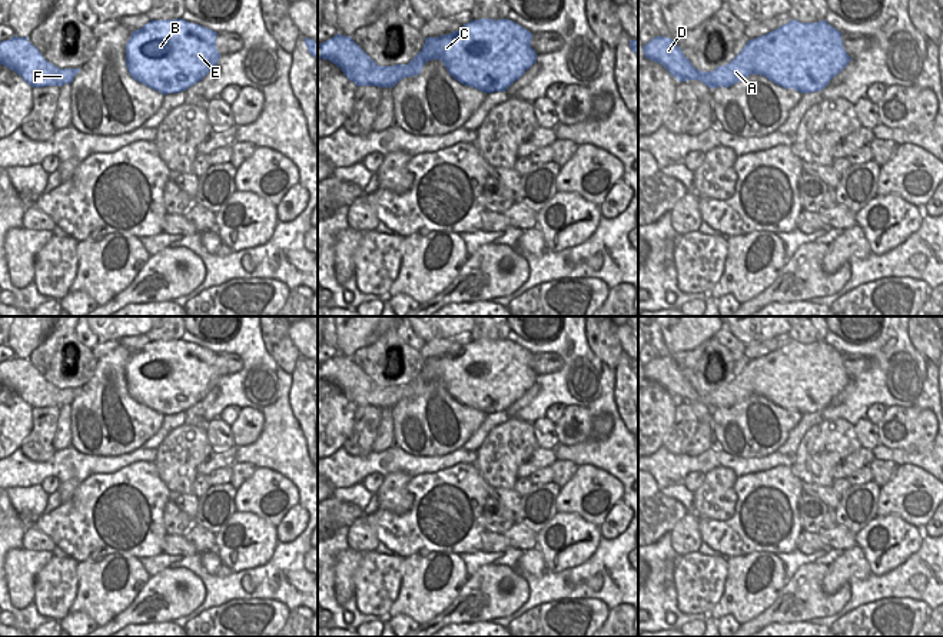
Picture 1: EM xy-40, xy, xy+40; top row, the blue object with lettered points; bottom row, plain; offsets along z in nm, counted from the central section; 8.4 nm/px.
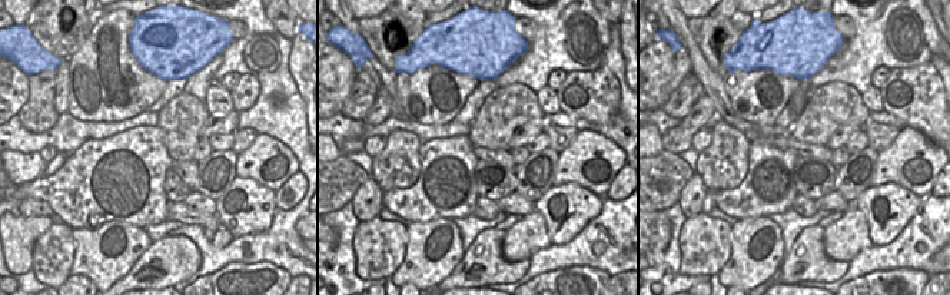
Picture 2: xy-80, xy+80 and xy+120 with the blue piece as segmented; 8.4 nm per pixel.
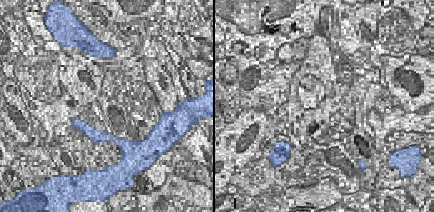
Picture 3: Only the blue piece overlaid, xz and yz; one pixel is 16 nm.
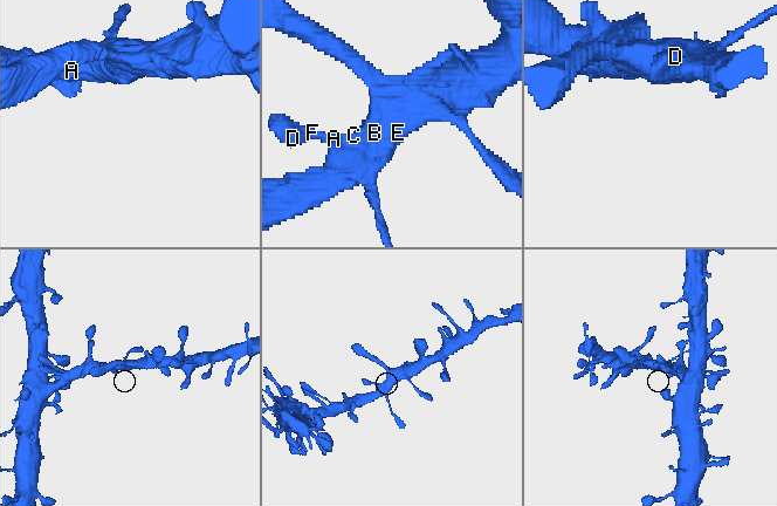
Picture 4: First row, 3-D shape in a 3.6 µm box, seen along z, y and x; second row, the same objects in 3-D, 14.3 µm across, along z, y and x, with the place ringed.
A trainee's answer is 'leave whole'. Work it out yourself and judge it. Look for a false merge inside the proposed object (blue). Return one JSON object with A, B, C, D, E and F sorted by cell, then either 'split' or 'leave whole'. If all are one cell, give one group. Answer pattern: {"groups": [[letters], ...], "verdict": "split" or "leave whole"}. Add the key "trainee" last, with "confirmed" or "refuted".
{"groups": [["A", "B", "C", "D", "E", "F"]], "verdict": "leave whole", "trainee": "confirmed"}

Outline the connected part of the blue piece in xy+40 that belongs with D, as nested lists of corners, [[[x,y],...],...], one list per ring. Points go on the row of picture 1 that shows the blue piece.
[[[793,19],[748,40],[728,64],[713,72],[697,70],[670,37],[654,37],[642,46],[642,52],[645,59],[663,64],[678,82],[700,80],[714,89],[760,74],[800,93],[821,92],[851,60],[843,46],[841,31],[826,20],[801,23]]]

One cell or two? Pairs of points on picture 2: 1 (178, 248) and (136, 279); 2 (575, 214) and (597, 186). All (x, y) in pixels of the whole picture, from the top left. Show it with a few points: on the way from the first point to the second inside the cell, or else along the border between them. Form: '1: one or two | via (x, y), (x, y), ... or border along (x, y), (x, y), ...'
1: one | via (168, 262), (168, 272), (165, 275), (150, 272)
2: two | border along (560, 184), (580, 184), (603, 198)

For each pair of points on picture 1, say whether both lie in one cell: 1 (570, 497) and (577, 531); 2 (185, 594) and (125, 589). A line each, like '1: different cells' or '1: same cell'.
1: different cells
2: different cells

